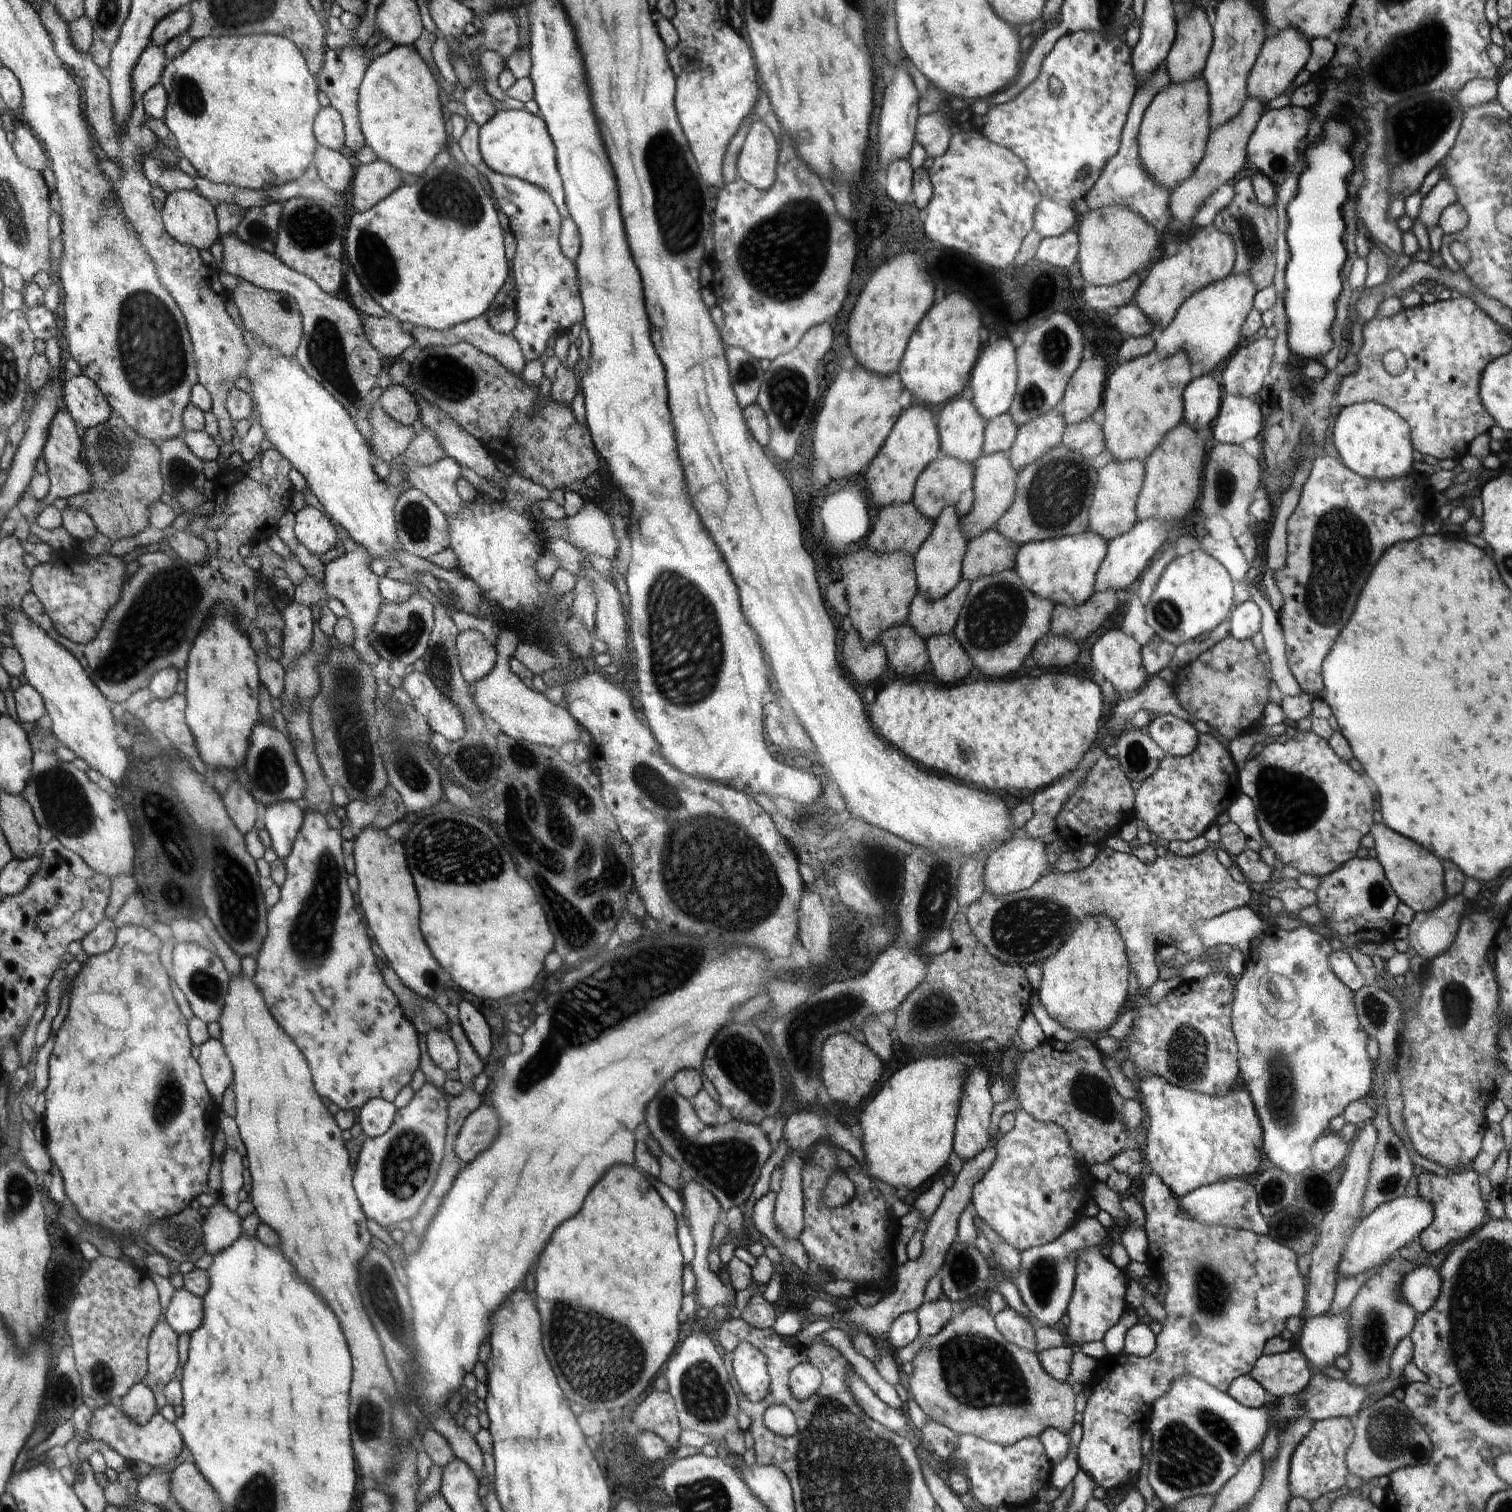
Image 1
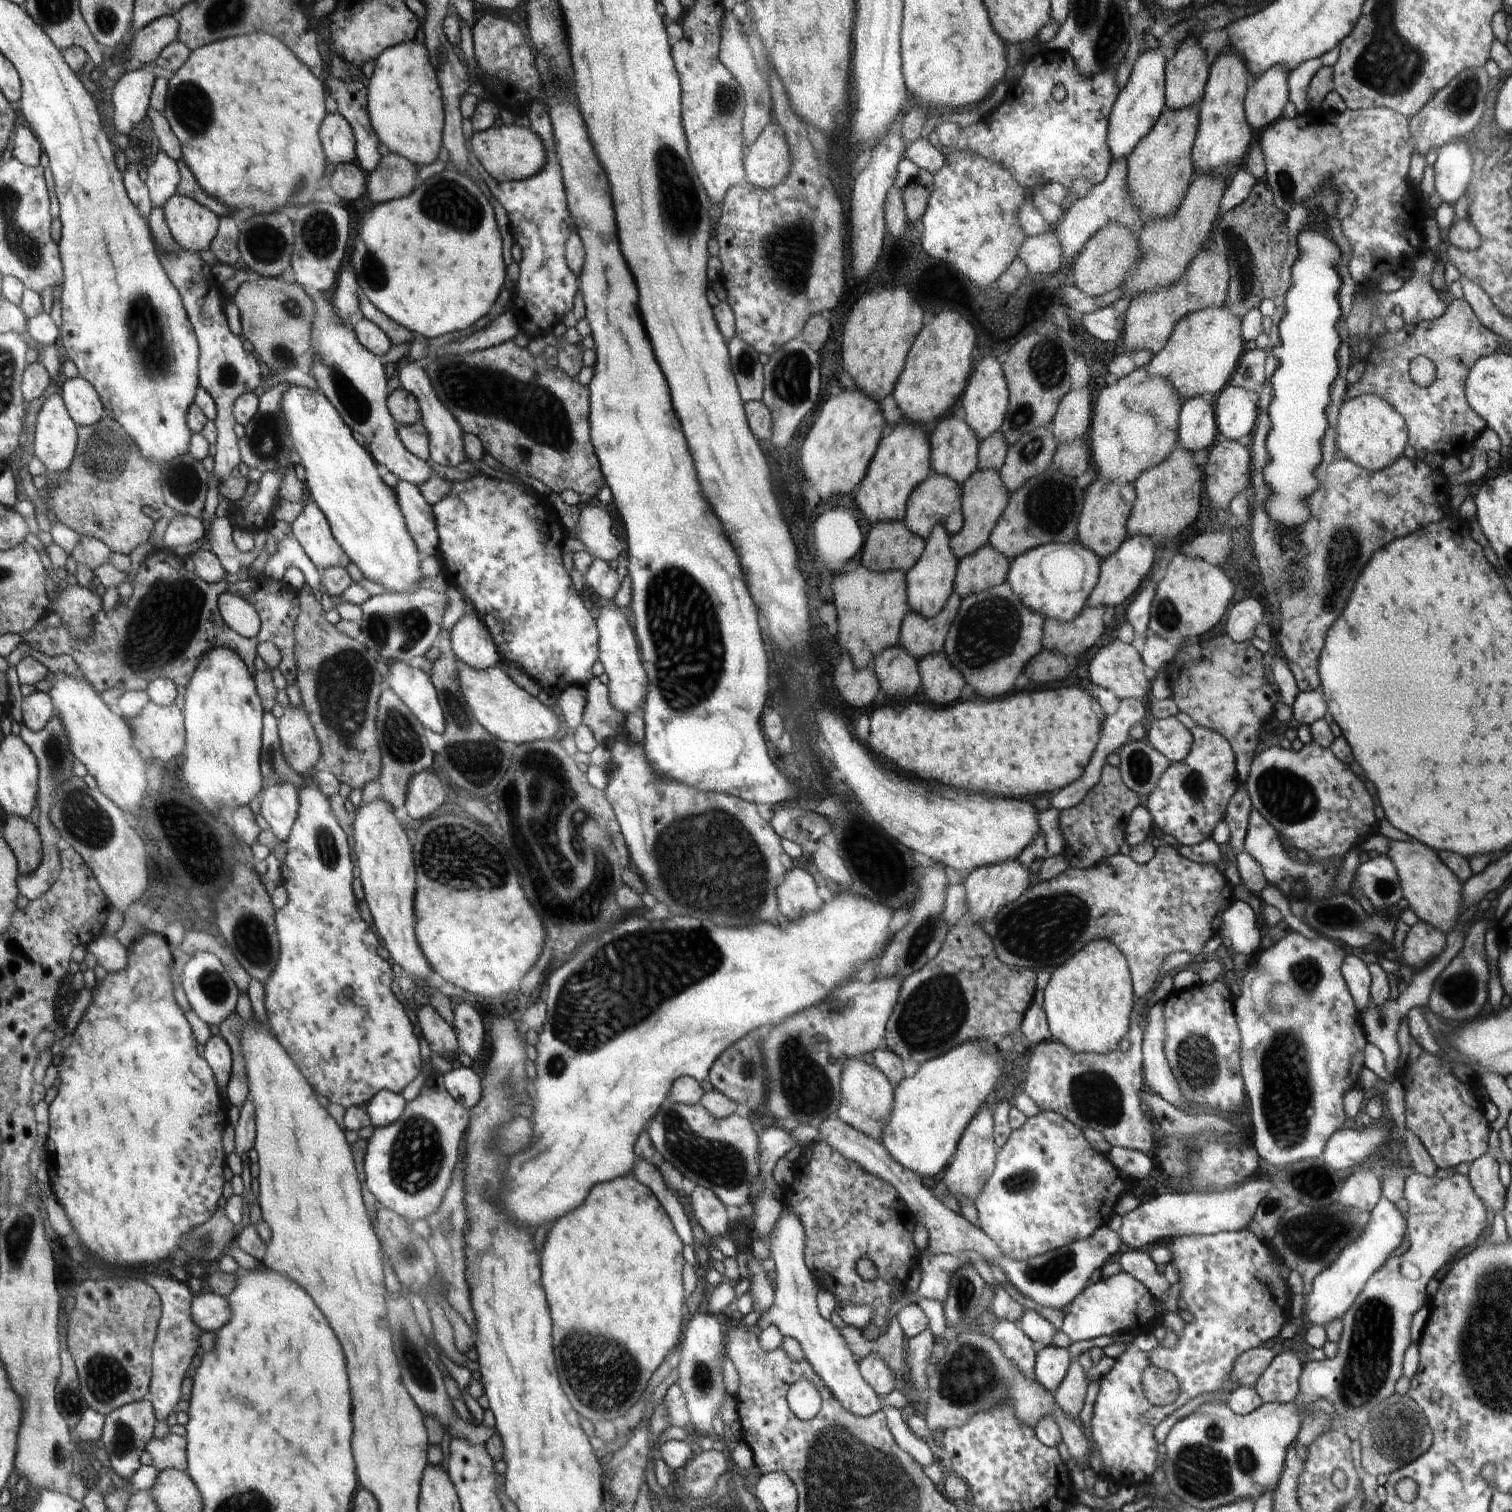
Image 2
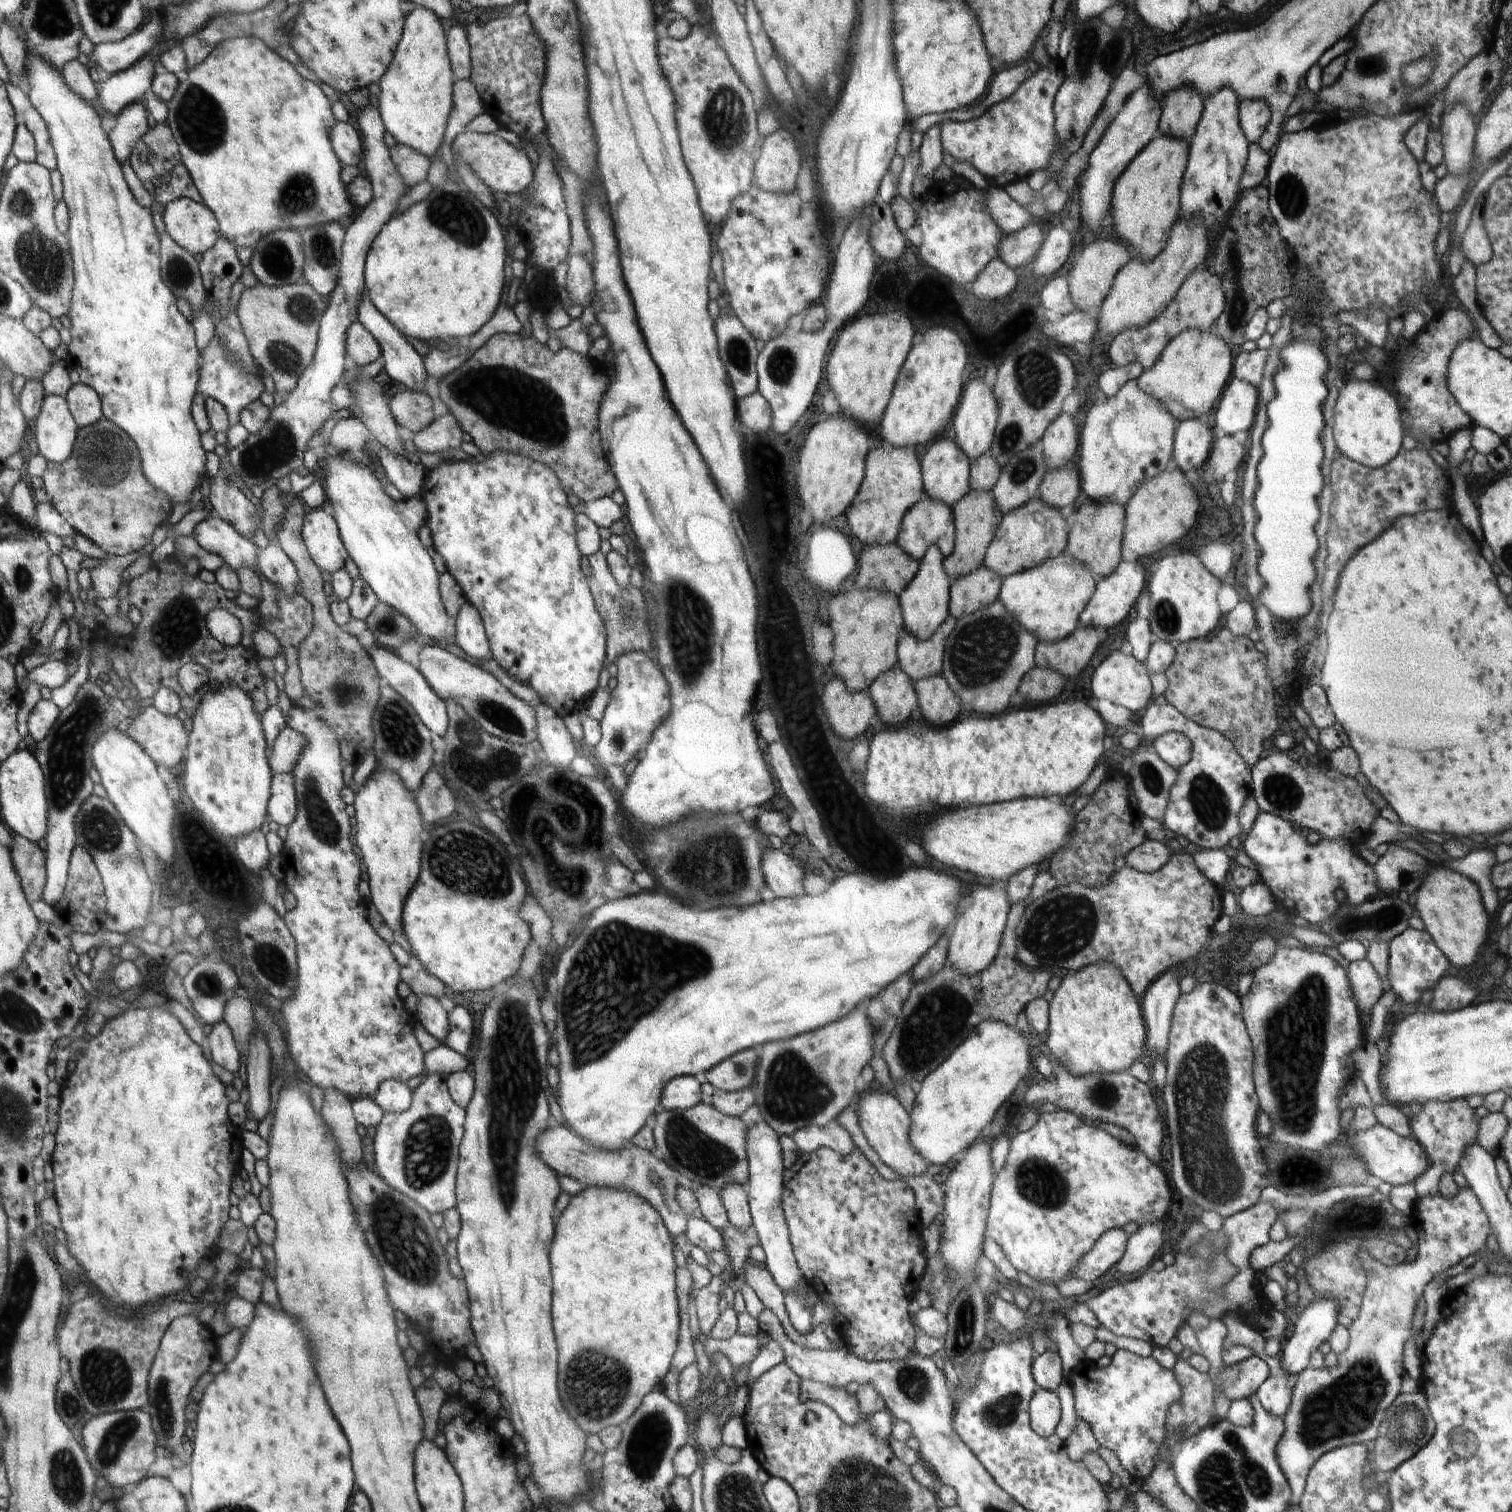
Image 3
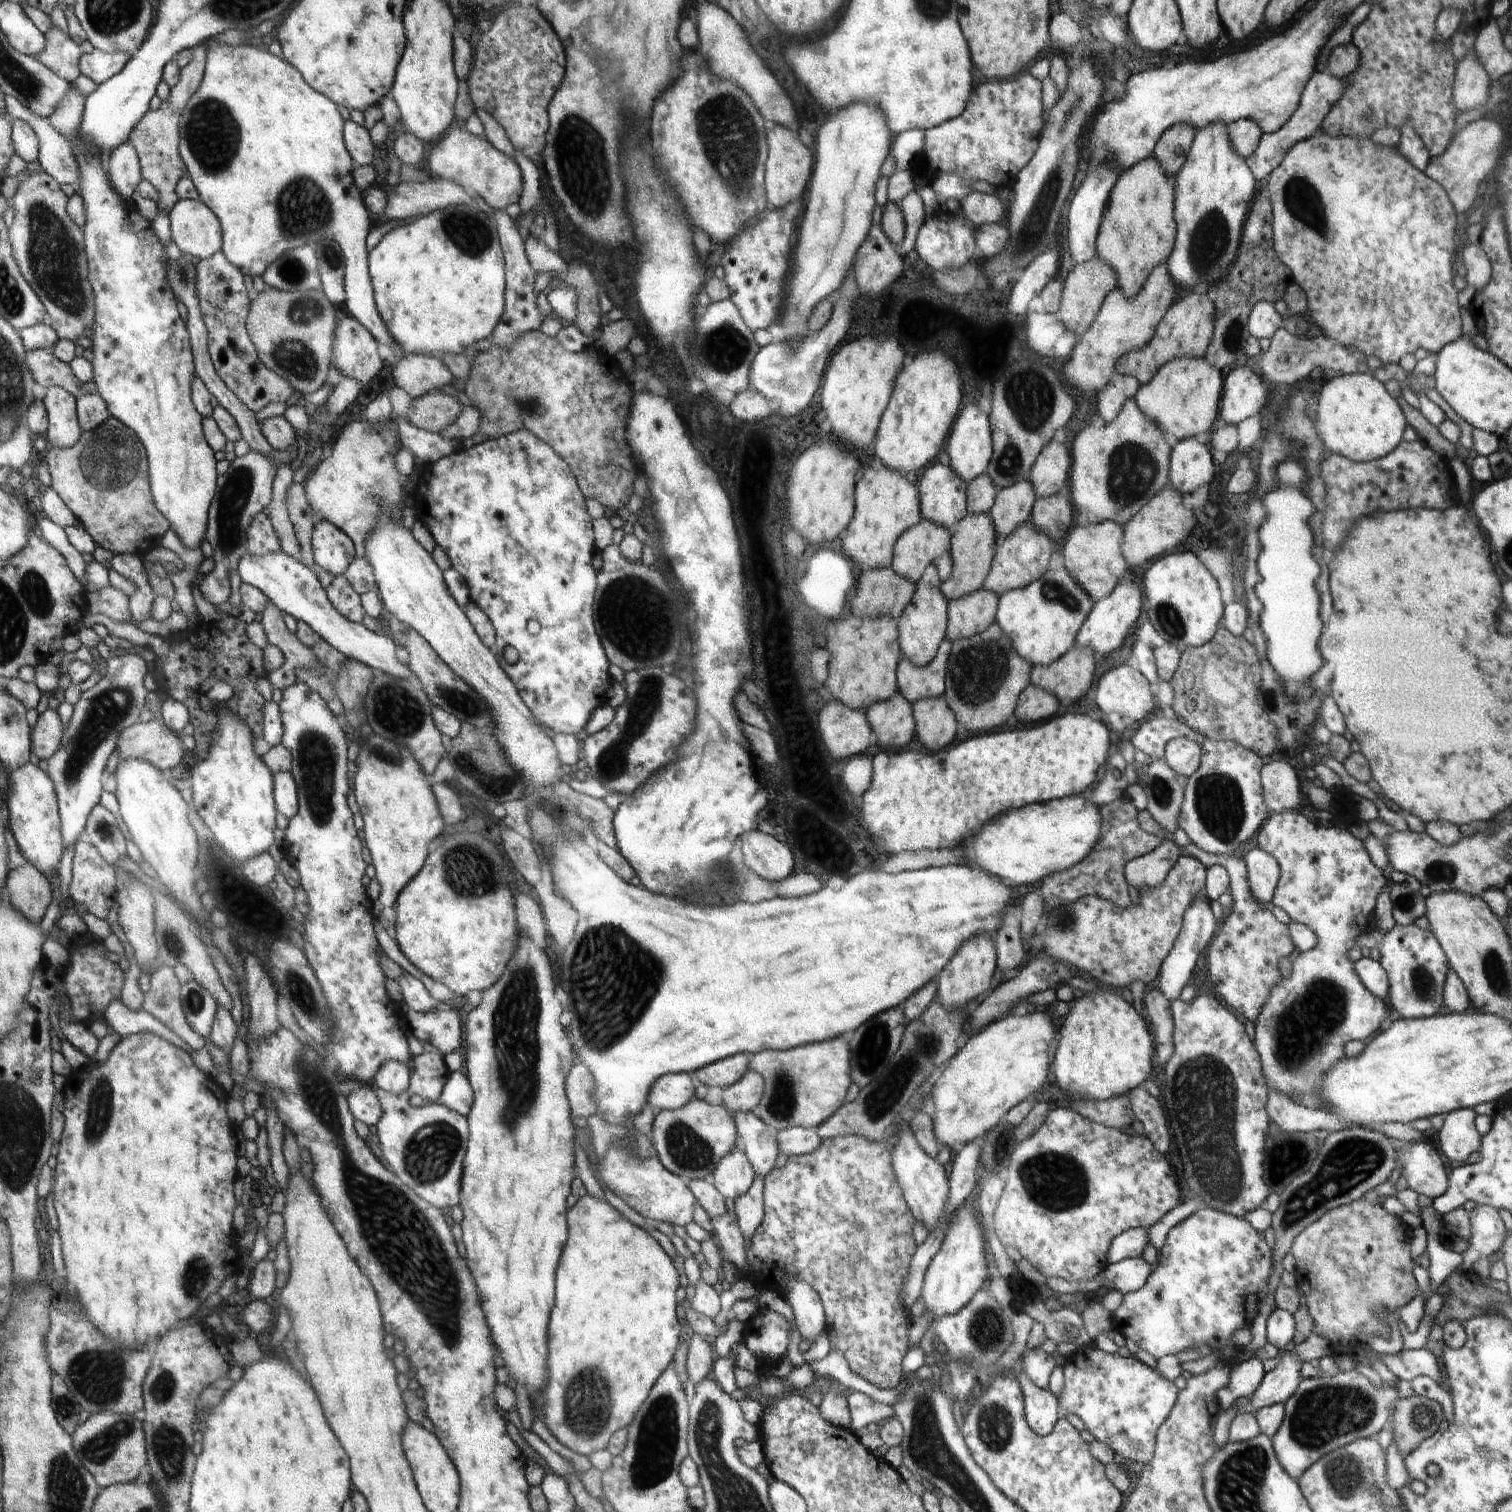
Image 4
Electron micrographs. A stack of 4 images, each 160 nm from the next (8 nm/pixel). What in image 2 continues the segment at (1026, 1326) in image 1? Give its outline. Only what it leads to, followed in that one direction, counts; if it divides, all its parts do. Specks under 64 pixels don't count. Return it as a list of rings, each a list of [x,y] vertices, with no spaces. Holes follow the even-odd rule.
[[[1000,1321],[992,1336],[1017,1370],[1029,1381],[1034,1381],[1038,1346],[1026,1336],[1020,1325],[1010,1321]]]

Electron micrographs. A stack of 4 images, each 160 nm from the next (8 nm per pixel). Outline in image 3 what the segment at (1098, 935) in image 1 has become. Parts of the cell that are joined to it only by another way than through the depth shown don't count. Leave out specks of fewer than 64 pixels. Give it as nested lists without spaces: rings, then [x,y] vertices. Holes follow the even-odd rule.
[[[1092,963],[1062,979],[1049,1002],[1048,1040],[1051,1053],[1070,1074],[1121,1073],[1145,1055],[1146,1025],[1138,998],[1114,964]]]

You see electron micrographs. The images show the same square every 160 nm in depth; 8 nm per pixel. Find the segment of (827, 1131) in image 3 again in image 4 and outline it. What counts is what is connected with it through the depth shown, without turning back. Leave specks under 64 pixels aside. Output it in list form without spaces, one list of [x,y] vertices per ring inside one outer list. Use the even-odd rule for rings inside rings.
[[[789,1127],[784,1131],[776,1132],[778,1150],[786,1156],[810,1155],[817,1151],[823,1143],[820,1133],[815,1128]]]

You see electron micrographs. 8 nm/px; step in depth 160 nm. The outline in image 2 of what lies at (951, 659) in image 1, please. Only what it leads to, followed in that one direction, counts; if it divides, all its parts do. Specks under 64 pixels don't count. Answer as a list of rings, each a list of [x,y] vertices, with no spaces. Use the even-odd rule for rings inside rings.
[[[943,651],[920,659],[924,694],[930,704],[945,707],[956,704],[964,688],[963,676],[954,668]]]

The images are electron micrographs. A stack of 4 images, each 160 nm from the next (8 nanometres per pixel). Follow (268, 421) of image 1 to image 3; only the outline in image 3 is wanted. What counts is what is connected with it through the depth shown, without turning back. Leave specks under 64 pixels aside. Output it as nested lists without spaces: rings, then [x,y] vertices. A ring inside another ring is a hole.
[[[325,446],[318,450],[320,456],[318,469],[321,472],[326,500],[332,505],[333,517],[340,529],[341,539],[349,551],[349,558],[358,566],[359,576],[366,580],[368,586],[377,594],[380,603],[389,604],[401,612],[415,625],[419,634],[428,635],[433,641],[441,641],[442,646],[455,644],[457,628],[455,620],[445,611],[440,591],[440,574],[436,572],[430,554],[418,538],[419,528],[427,519],[424,501],[420,496],[403,498],[401,501],[392,500],[386,492],[382,492],[380,482],[368,468],[352,460],[344,460],[340,456],[332,456],[332,460],[328,462],[328,474],[325,474],[325,456],[329,455],[330,449],[330,446]]]

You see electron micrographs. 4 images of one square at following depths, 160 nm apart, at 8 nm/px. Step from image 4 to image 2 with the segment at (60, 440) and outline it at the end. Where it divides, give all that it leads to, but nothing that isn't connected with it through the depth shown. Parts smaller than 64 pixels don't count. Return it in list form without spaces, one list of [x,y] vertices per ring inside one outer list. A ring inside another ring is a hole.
[[[63,394],[51,395],[39,412],[34,443],[35,452],[46,463],[50,476],[60,475],[73,466],[77,458],[79,436],[80,425],[73,419]]]

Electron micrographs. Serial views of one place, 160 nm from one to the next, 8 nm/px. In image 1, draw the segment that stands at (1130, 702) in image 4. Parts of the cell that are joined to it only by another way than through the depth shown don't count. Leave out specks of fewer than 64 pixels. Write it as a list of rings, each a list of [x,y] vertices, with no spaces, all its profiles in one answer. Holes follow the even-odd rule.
[[[1121,628],[1104,632],[1096,644],[1092,646],[1092,665],[1102,674],[1104,680],[1110,682],[1120,694],[1140,691],[1149,678],[1143,666],[1138,640],[1135,640],[1134,636],[1128,636],[1122,632]]]

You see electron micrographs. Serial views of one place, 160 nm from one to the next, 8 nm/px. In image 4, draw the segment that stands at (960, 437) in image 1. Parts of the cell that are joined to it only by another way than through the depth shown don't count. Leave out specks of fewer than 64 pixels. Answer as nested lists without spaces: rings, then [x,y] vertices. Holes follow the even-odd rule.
[[[940,462],[930,465],[924,470],[922,480],[918,480],[921,507],[927,521],[954,531],[957,524],[968,514],[968,486],[950,466],[942,466]]]

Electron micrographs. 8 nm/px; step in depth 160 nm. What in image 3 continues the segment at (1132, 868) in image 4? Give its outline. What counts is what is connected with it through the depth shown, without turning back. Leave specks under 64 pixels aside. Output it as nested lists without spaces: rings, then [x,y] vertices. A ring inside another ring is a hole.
[[[1147,839],[1124,858],[1126,866],[1141,873],[1158,872],[1169,860],[1172,852],[1166,843]]]

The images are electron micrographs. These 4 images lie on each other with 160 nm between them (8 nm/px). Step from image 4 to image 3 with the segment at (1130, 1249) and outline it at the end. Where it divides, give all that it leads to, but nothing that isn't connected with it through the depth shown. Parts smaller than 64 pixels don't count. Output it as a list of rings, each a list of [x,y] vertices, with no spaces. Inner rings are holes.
[[[1110,1229],[1104,1232],[1092,1250],[1082,1257],[1074,1277],[1094,1282],[1104,1276],[1124,1256],[1128,1239],[1124,1229]]]

